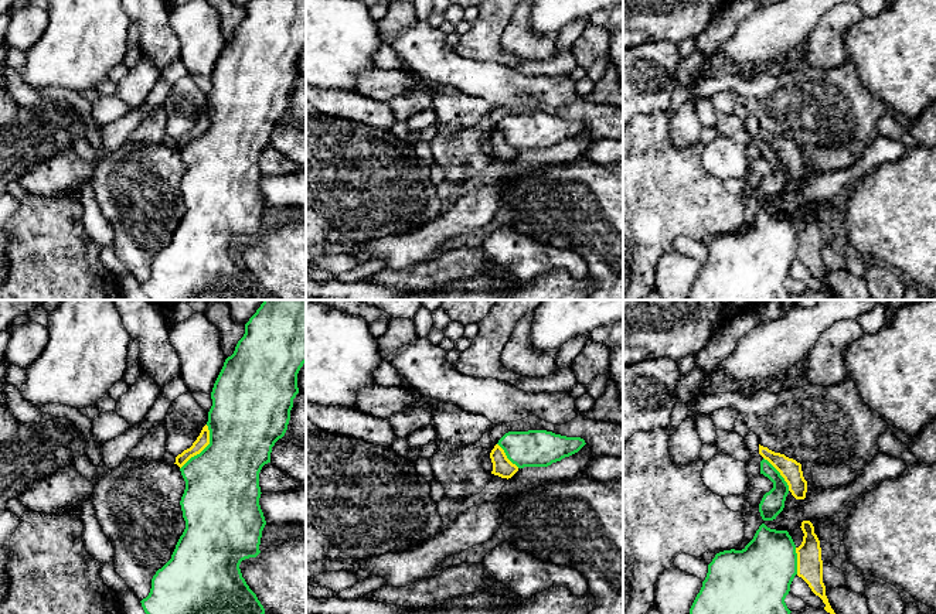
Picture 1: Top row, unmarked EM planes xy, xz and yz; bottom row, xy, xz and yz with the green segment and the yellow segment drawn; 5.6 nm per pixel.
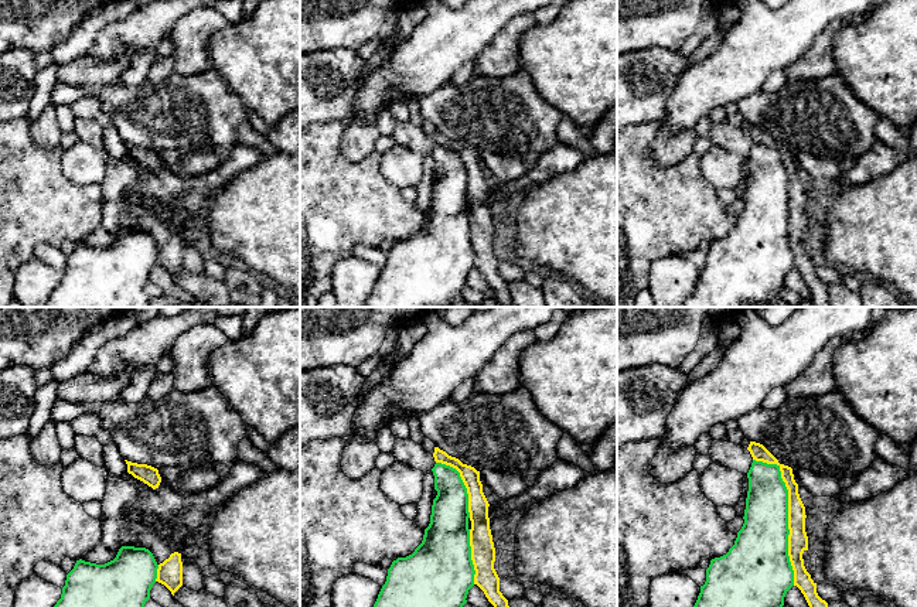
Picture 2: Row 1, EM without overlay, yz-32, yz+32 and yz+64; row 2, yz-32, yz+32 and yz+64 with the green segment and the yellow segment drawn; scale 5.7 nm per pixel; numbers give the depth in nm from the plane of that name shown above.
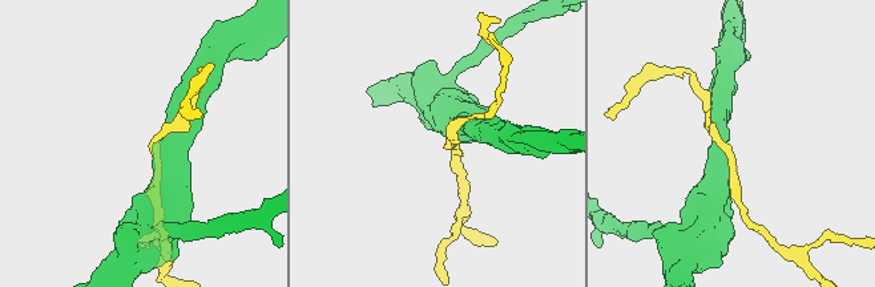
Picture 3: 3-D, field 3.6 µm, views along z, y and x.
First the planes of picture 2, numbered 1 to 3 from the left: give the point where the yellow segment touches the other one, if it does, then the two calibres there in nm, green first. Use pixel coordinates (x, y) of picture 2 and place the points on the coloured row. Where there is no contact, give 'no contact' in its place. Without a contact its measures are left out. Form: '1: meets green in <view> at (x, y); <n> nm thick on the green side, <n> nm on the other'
1: meets green in yz-32 at (156, 573); 280 nm thick on the green side, 140 nm on the other
2: meets green in yz+32 at (463, 484); 220 nm thick on the green side, 110 nm on the other
3: meets green in yz+64 at (787, 514); 300 nm thick on the green side, 110 nm on the other

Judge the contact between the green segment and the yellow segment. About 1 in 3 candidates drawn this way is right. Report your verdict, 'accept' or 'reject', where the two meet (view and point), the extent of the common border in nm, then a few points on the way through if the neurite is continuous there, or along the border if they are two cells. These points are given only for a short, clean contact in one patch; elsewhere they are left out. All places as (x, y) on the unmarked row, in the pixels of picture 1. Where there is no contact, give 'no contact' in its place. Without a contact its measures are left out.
reject; meets green in xy at (204, 132); contact 300 nm long

